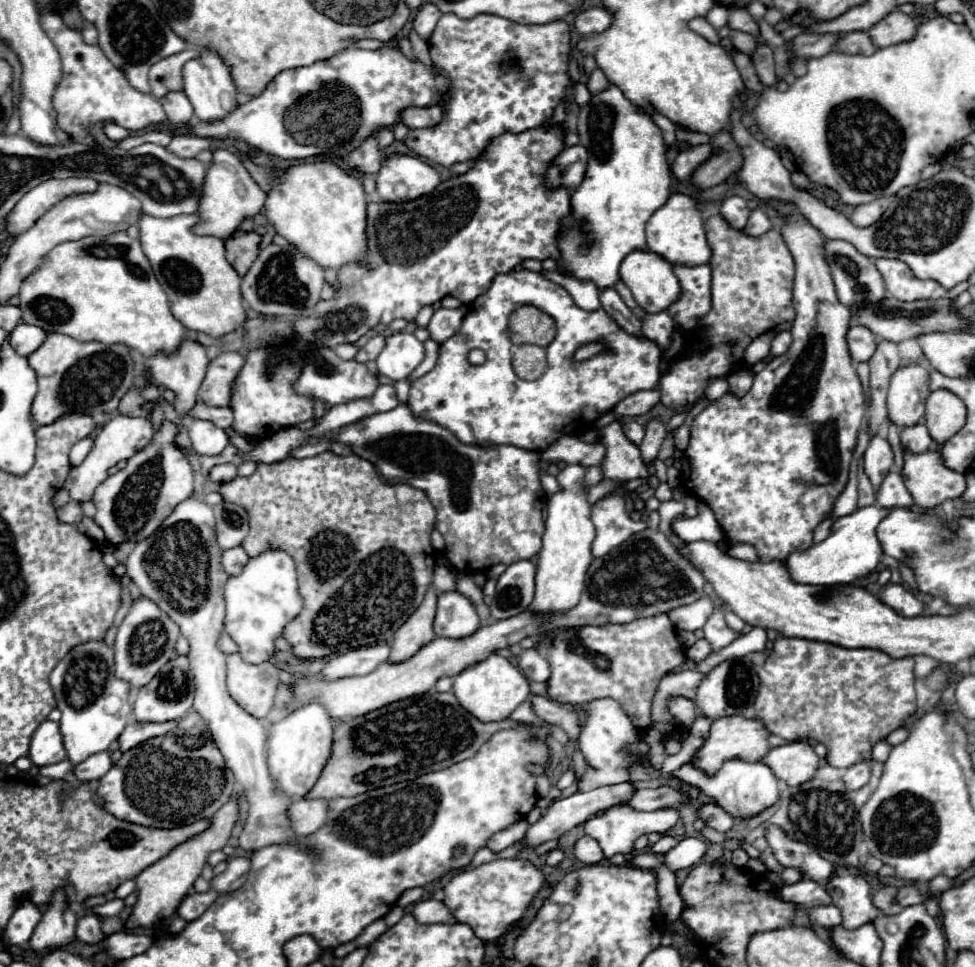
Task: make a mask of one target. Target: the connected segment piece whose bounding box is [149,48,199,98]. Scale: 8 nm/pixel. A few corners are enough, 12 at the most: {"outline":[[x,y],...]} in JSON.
{"outline":[[183,50],[149,70],[155,98],[181,90],[181,68],[197,50]]}

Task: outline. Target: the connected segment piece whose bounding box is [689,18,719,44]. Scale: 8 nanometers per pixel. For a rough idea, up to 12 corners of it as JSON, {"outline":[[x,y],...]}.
{"outline":[[693,18],[689,28],[713,44],[719,44],[717,30],[705,18]]}

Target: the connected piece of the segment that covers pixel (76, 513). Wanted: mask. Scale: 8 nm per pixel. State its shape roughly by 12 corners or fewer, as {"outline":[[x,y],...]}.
{"outline":[[67,502],[57,510],[61,522],[83,520],[81,502]]}

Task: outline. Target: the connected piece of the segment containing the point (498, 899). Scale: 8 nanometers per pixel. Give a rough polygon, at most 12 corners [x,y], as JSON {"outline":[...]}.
{"outline":[[499,858],[453,876],[443,904],[491,942],[525,914],[543,874]]}

